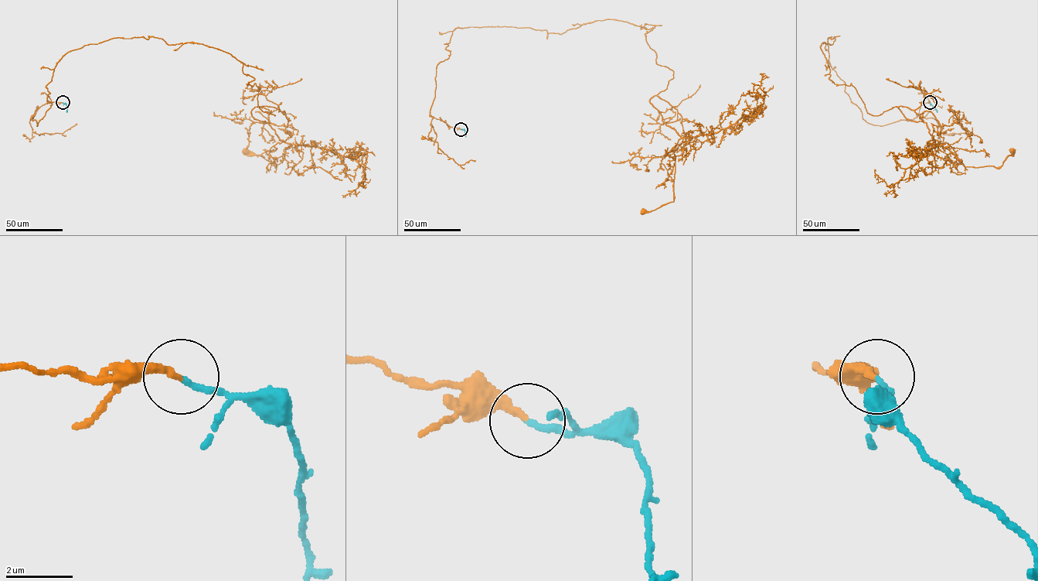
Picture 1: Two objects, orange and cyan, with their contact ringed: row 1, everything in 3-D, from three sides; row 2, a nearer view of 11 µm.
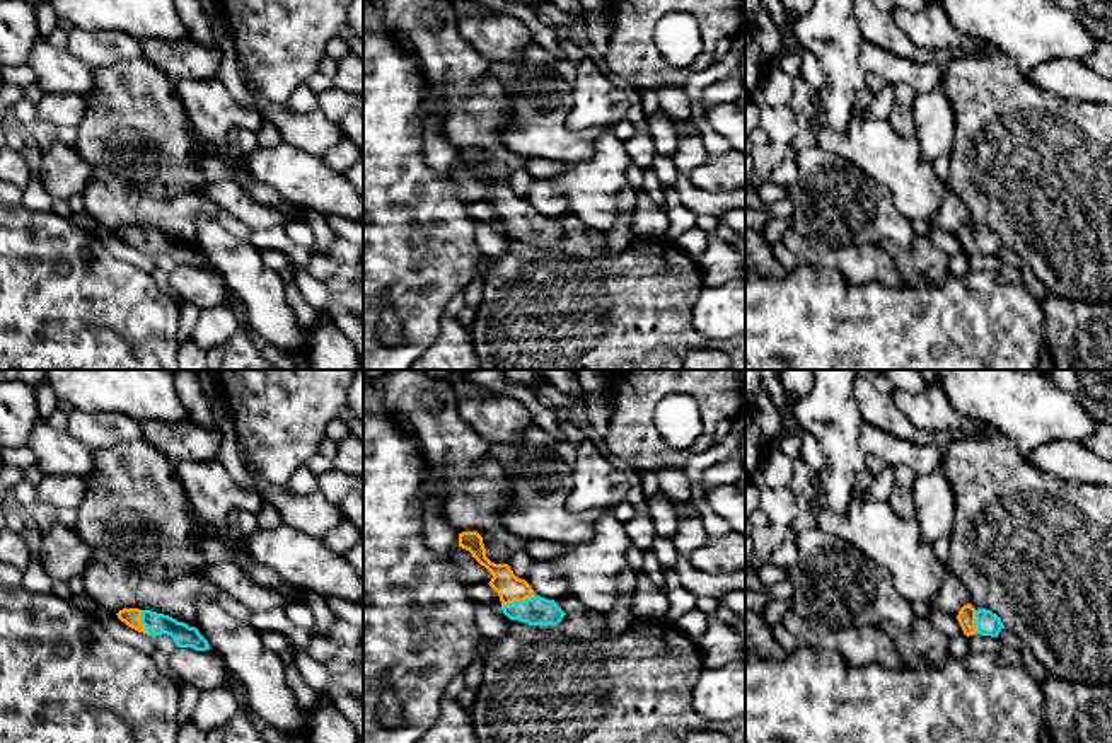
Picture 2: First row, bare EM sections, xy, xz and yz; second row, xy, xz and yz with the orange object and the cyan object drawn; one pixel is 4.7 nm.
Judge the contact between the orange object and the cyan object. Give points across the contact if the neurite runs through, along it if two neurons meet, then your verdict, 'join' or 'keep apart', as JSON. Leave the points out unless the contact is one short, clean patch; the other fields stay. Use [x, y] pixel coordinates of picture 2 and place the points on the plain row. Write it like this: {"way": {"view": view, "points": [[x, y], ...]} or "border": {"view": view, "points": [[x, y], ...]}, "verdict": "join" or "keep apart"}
{"way": {"view": "xz", "points": [[510, 207], [517, 218], [536, 229]]}, "verdict": "join"}

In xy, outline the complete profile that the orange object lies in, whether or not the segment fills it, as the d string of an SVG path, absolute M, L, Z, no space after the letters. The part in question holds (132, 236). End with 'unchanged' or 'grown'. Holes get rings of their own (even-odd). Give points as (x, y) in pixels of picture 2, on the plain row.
M123 227L116 233L121 240L138 251L148 252L152 256L160 252L171 254L177 266L193 266L196 269L211 268L208 259L200 252L196 245L177 240L169 233L140 227Z; grown

